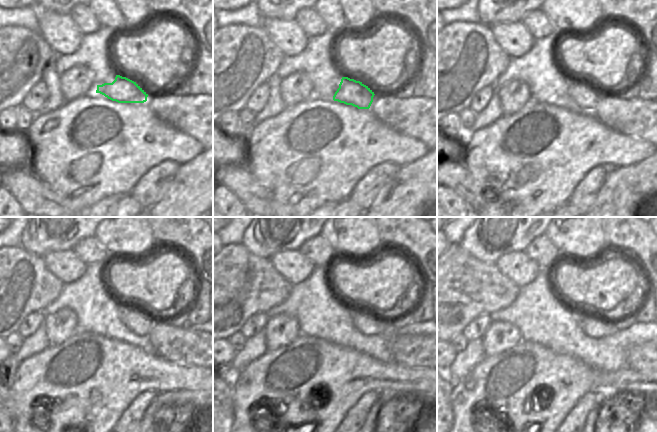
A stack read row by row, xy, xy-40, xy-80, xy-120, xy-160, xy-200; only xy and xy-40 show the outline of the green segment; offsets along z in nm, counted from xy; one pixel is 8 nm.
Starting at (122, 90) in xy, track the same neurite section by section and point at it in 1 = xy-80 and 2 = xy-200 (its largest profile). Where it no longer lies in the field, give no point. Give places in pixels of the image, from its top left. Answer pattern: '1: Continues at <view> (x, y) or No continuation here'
1: Continues at xy-80 (584, 95)
2: Continues at xy-200 (593, 326).

